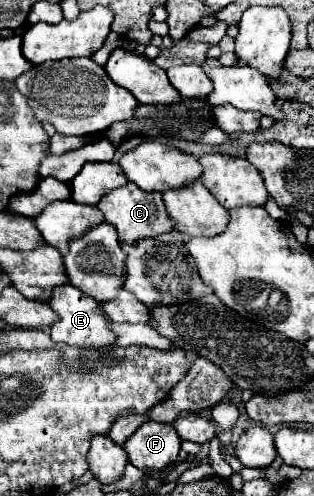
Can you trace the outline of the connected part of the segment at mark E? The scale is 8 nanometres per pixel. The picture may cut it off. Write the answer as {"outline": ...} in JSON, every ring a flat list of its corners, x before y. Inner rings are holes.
{"outline":[[64,284,64,286,54,288,54,296,52,296,52,300,48,304,60,316,60,320,52,326,52,340,54,342,64,342,68,346,78,346,78,348,114,346,116,334,112,332,112,324,104,316,100,304,96,300,92,300,90,296,82,294,72,284]]}

